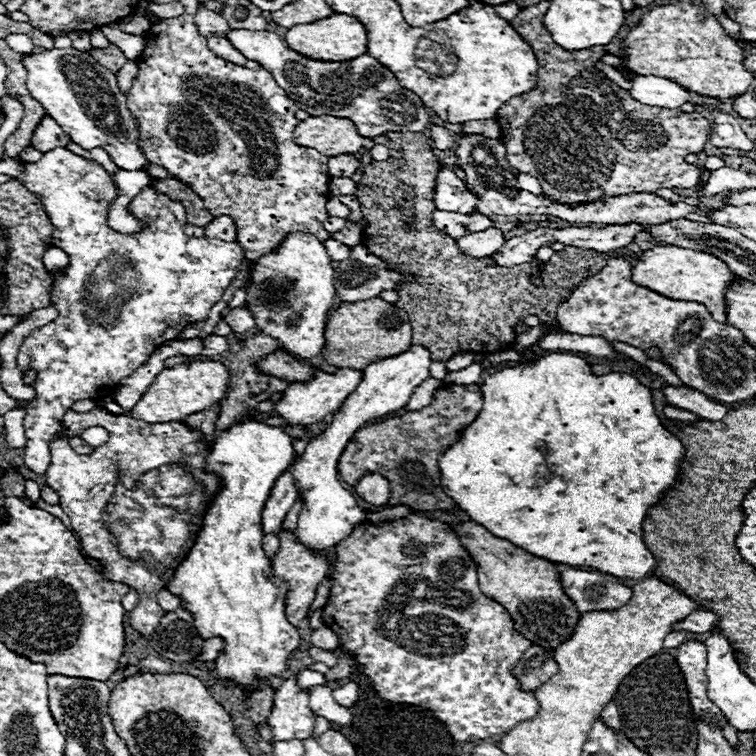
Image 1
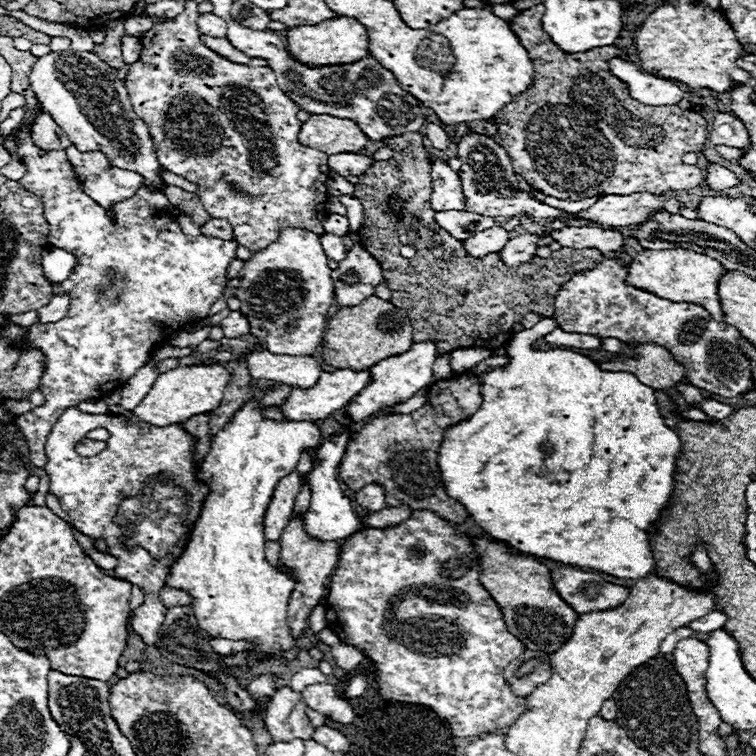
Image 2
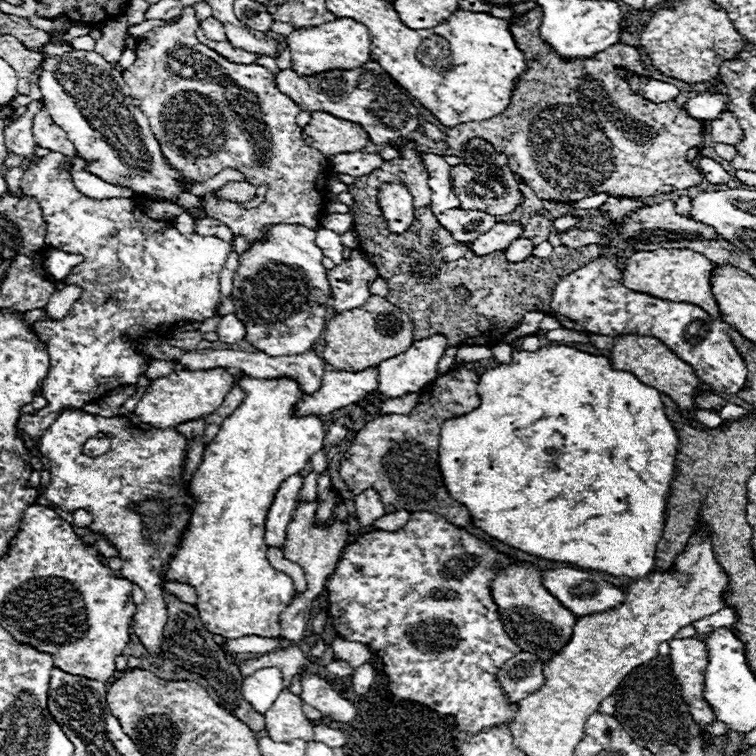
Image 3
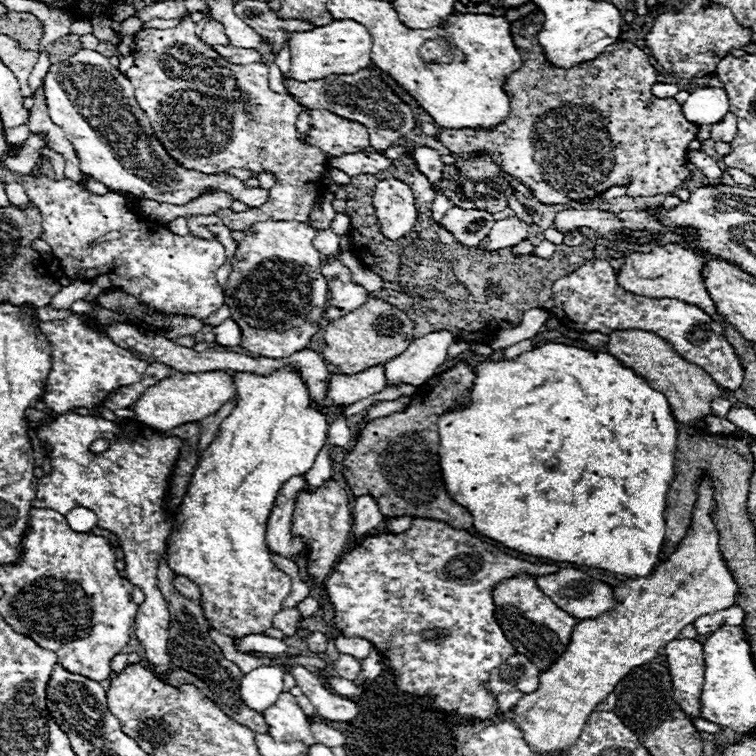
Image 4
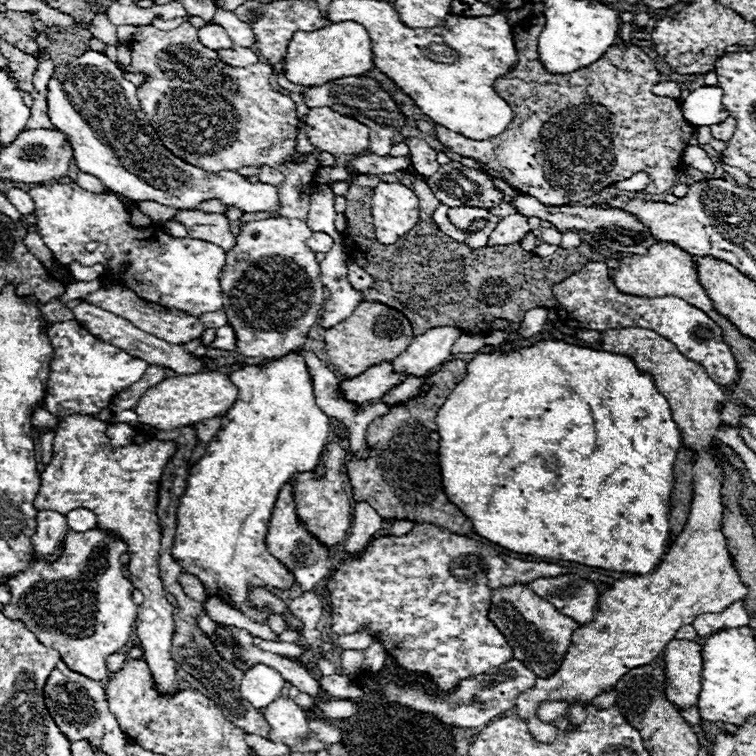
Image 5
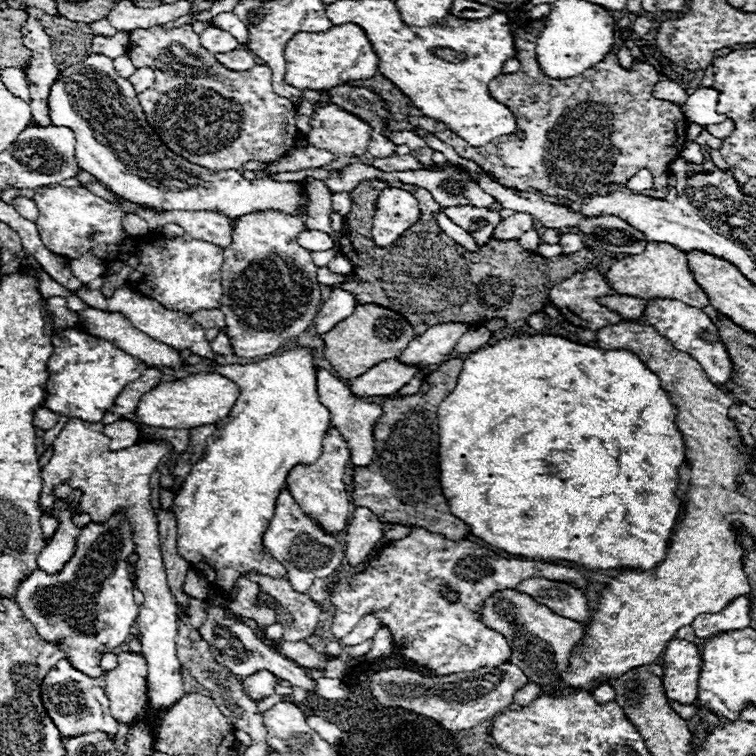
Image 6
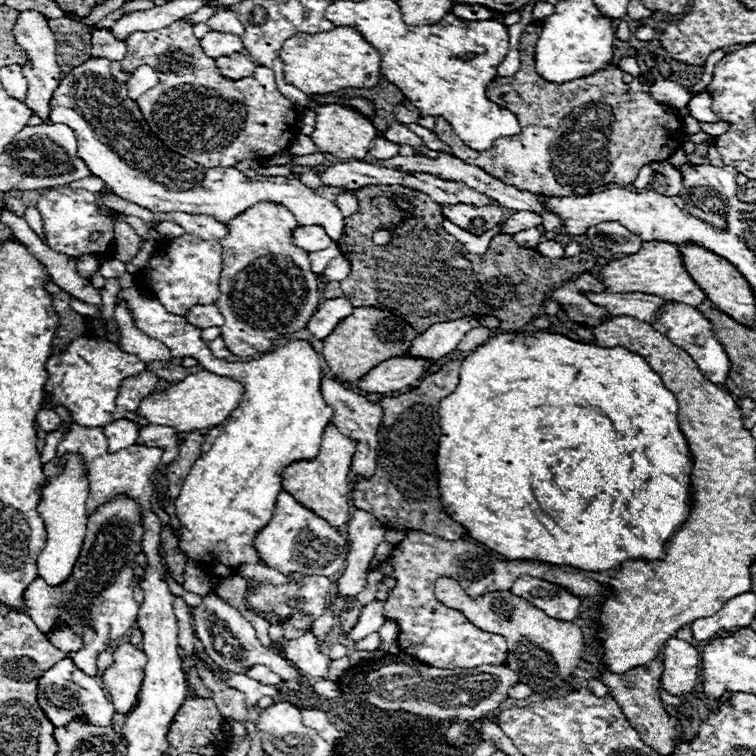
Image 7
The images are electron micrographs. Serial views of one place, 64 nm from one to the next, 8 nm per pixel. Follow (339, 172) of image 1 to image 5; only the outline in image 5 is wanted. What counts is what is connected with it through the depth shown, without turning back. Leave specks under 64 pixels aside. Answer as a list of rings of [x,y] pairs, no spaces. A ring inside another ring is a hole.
[[[364,154],[364,156],[356,156],[354,162],[350,162],[346,166],[346,170],[358,170],[362,174],[394,174],[398,170],[410,168],[412,160],[410,156],[374,156],[374,154]]]

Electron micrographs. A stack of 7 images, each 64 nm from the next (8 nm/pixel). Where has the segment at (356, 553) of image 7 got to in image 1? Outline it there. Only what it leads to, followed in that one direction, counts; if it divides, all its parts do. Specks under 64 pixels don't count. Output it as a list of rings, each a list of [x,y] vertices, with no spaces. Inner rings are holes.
[[[370,474],[356,484],[356,494],[372,506],[386,506],[390,498],[390,484],[382,476]]]

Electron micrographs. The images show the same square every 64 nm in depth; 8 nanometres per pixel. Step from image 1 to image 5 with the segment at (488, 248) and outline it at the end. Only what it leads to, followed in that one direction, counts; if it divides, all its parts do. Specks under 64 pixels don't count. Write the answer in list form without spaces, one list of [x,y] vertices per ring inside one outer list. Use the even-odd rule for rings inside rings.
[[[510,214],[506,218],[502,218],[498,222],[498,226],[494,228],[490,240],[488,240],[488,246],[494,246],[494,244],[500,244],[500,246],[506,246],[506,244],[514,244],[514,242],[520,242],[524,238],[524,234],[530,232],[530,226],[528,226],[528,218],[522,216],[522,214]]]

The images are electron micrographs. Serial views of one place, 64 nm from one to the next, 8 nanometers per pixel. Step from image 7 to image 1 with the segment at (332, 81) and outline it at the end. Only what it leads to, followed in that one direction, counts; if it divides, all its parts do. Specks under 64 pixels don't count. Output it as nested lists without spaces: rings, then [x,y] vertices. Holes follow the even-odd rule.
[[[334,14],[324,20],[316,20],[312,24],[298,24],[286,32],[286,44],[294,52],[302,52],[302,56],[310,60],[322,60],[322,62],[346,62],[354,60],[368,52],[366,48],[366,28],[360,20],[346,14]]]

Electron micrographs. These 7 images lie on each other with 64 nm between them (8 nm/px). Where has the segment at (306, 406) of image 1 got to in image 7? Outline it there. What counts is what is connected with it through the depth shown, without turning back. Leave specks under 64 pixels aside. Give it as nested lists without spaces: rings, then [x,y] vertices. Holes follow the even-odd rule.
[[[412,356],[384,360],[382,364],[378,364],[378,368],[372,368],[368,376],[364,376],[358,382],[358,388],[364,392],[376,392],[376,394],[396,392],[406,386],[412,386],[416,380],[428,374],[434,364],[436,364],[434,360],[412,358]]]

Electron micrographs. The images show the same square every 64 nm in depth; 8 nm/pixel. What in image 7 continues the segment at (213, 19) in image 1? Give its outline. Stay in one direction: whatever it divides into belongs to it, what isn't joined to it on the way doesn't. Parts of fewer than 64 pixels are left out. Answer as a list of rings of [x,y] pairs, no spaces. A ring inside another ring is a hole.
[[[210,30],[202,40],[200,40],[204,52],[210,58],[218,58],[218,56],[230,56],[236,52],[244,50],[244,44],[240,40],[240,36],[234,34],[226,34],[226,32],[214,32]]]

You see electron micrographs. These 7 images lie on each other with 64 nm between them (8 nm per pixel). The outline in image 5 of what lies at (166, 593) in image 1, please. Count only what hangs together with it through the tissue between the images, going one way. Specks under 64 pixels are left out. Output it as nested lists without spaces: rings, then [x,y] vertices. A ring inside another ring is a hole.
[[[182,574],[182,576],[180,576],[180,582],[182,582],[182,590],[184,590],[192,600],[204,602],[204,600],[208,598],[204,584],[202,584],[194,574]]]

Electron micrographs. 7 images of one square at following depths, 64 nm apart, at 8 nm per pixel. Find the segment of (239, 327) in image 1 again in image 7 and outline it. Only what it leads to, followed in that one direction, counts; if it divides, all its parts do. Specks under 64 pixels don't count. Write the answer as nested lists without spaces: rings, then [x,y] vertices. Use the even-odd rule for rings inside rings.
[[[216,338],[216,340],[208,342],[208,348],[210,348],[210,350],[212,350],[212,354],[214,354],[216,358],[220,358],[220,360],[224,360],[224,358],[228,358],[228,356],[230,356],[230,350],[224,346],[222,338]]]

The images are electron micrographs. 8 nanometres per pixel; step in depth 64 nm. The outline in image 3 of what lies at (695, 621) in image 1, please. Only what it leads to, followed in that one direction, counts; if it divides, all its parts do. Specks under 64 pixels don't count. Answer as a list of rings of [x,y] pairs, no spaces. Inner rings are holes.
[[[722,608],[722,612],[716,612],[716,614],[710,614],[710,616],[704,616],[702,620],[694,622],[692,626],[696,628],[698,634],[710,634],[718,628],[724,628],[724,626],[730,626],[738,620],[738,614],[732,610],[732,608]]]

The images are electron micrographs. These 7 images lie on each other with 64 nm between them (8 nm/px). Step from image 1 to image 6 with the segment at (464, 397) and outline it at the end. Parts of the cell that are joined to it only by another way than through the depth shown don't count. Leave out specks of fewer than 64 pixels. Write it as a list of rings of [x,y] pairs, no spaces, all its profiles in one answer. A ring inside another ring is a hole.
[[[460,358],[442,362],[436,372],[432,372],[424,378],[424,382],[416,394],[400,396],[400,398],[386,398],[380,404],[384,408],[384,414],[374,428],[376,456],[368,468],[362,468],[360,474],[356,474],[356,468],[354,468],[354,482],[352,482],[354,504],[362,506],[362,508],[370,508],[378,516],[378,520],[382,520],[386,524],[426,528],[428,532],[440,534],[450,540],[462,540],[470,532],[468,524],[464,524],[462,520],[458,520],[456,516],[450,514],[448,502],[440,488],[440,470],[438,470],[438,414],[436,414],[436,410],[438,410],[440,402],[454,390],[460,370],[462,370],[462,362],[464,360],[460,360]]]

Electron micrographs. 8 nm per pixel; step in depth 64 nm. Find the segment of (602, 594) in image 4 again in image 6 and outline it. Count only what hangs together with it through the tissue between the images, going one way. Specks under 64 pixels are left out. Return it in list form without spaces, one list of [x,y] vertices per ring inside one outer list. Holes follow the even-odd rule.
[[[528,578],[522,580],[514,590],[532,596],[538,604],[548,606],[552,612],[558,612],[558,616],[576,622],[584,622],[588,618],[588,598],[572,584],[546,578]]]

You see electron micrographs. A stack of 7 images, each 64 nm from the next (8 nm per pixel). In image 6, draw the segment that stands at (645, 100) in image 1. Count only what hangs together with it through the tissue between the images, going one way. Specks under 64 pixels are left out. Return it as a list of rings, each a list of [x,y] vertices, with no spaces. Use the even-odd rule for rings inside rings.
[[[672,80],[658,82],[658,84],[654,86],[654,96],[656,96],[658,100],[668,100],[668,102],[674,102],[674,104],[678,104],[678,106],[684,106],[686,100],[688,100],[686,90],[684,90],[680,84],[672,82]]]

